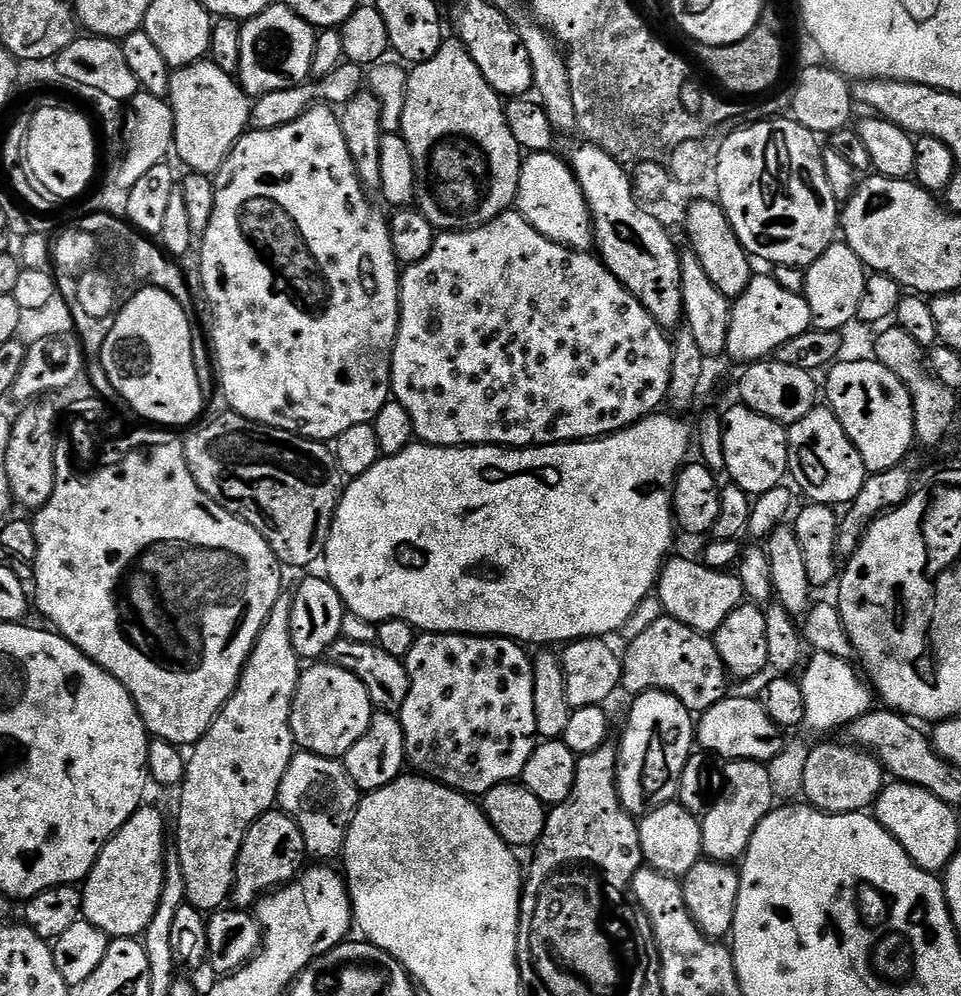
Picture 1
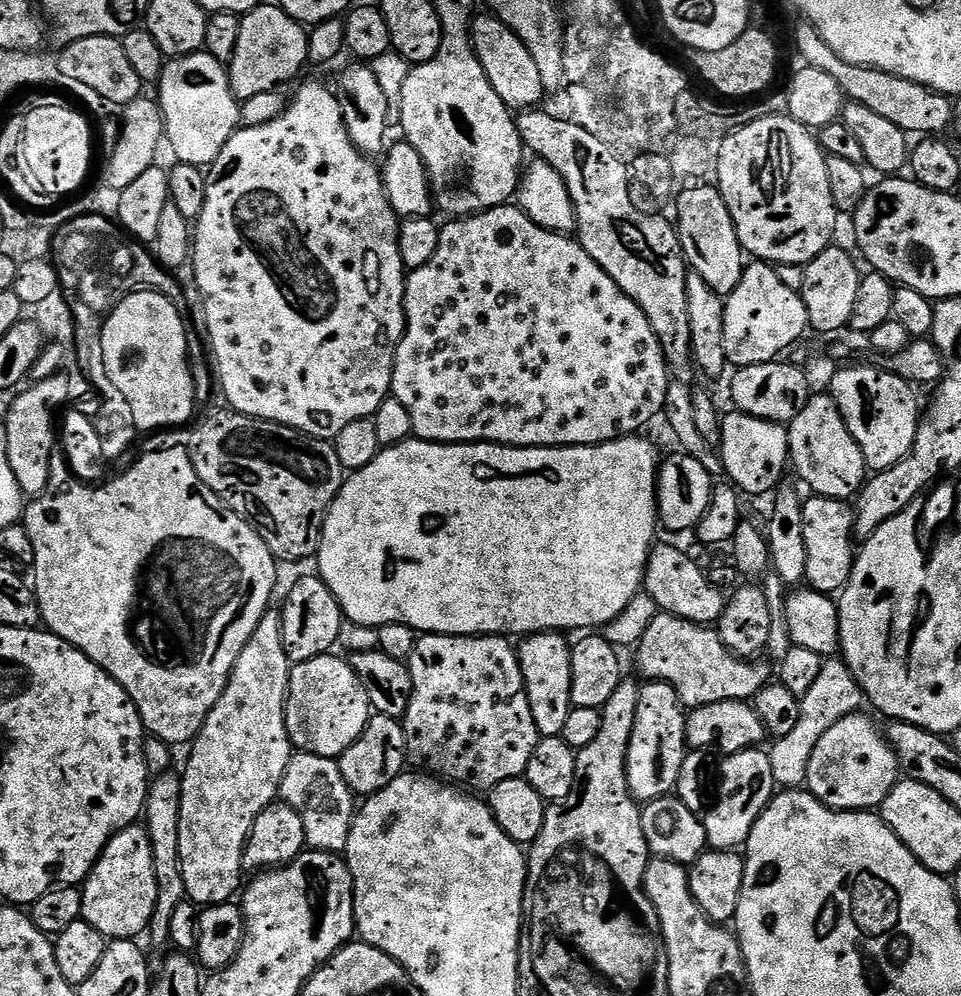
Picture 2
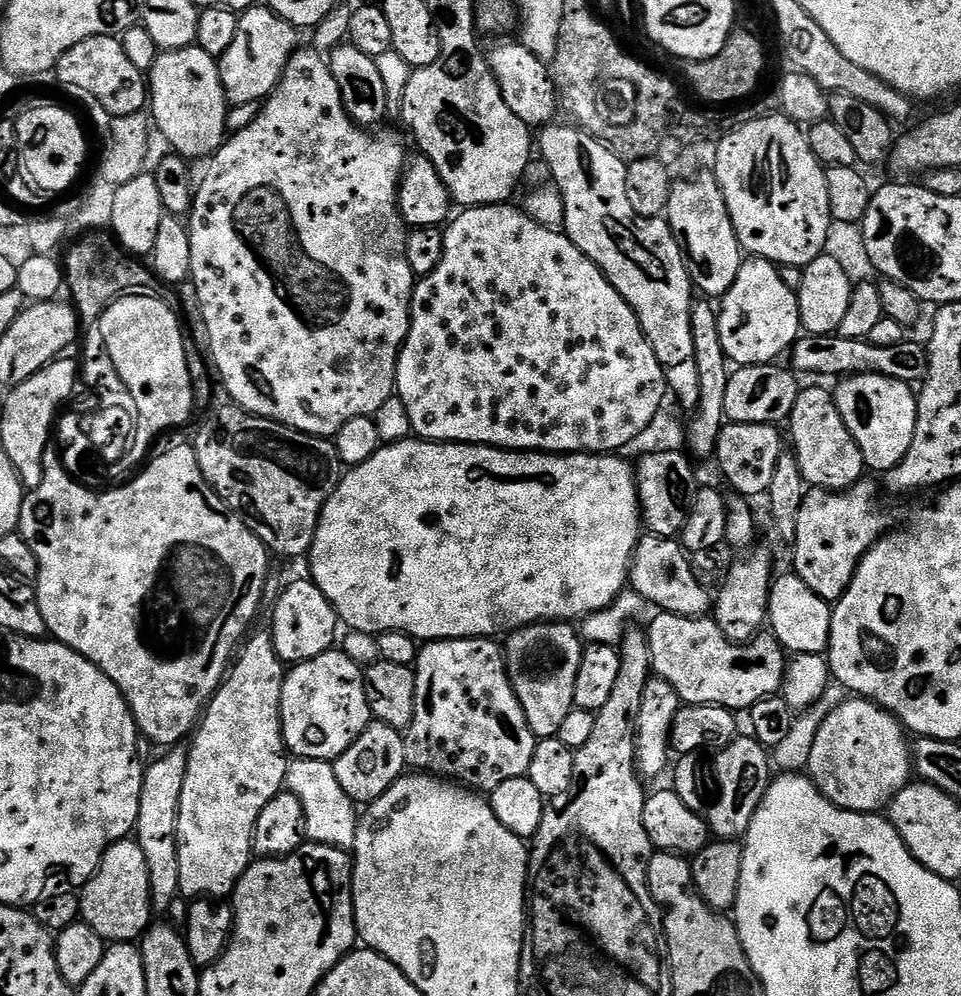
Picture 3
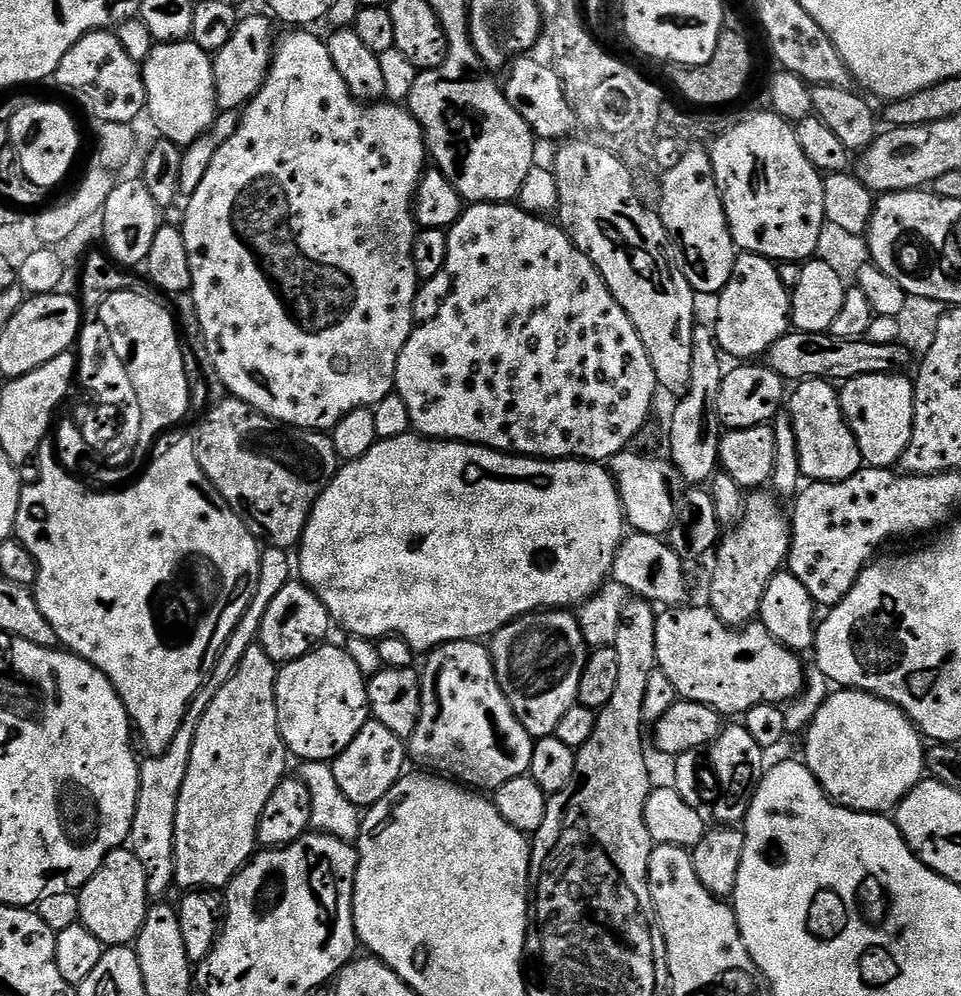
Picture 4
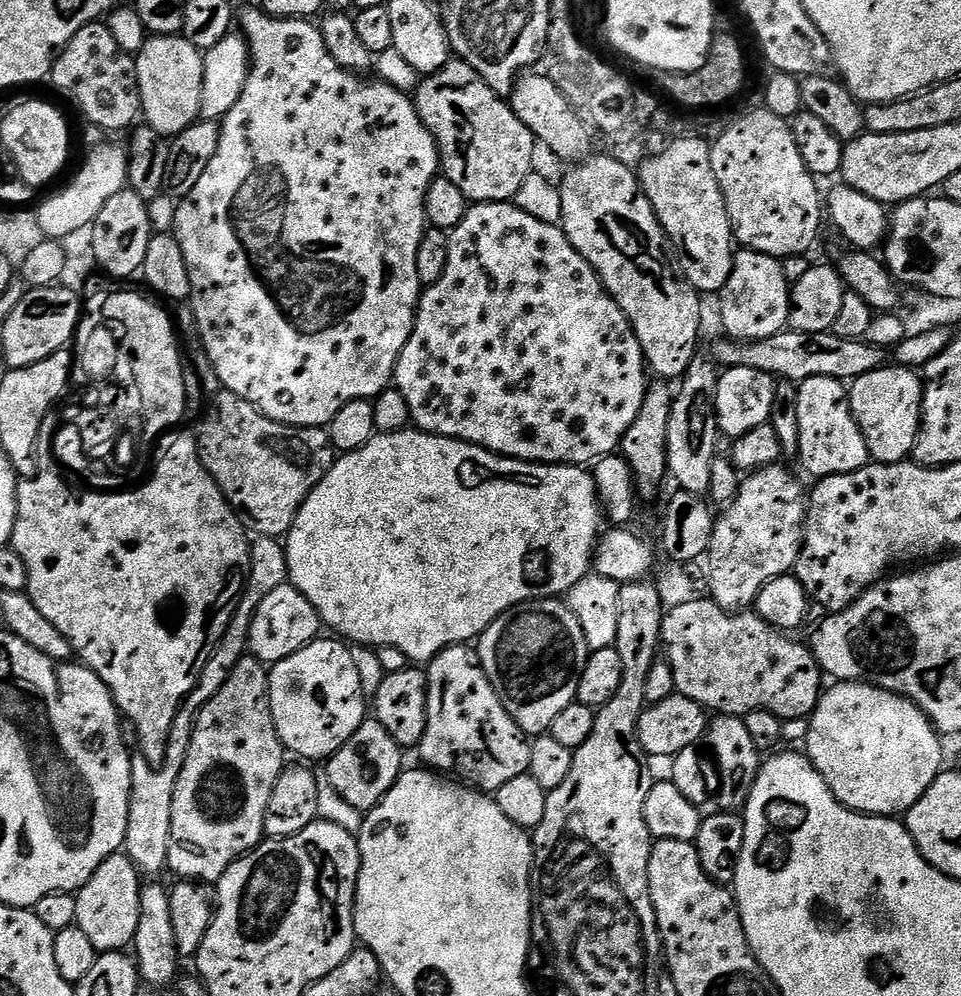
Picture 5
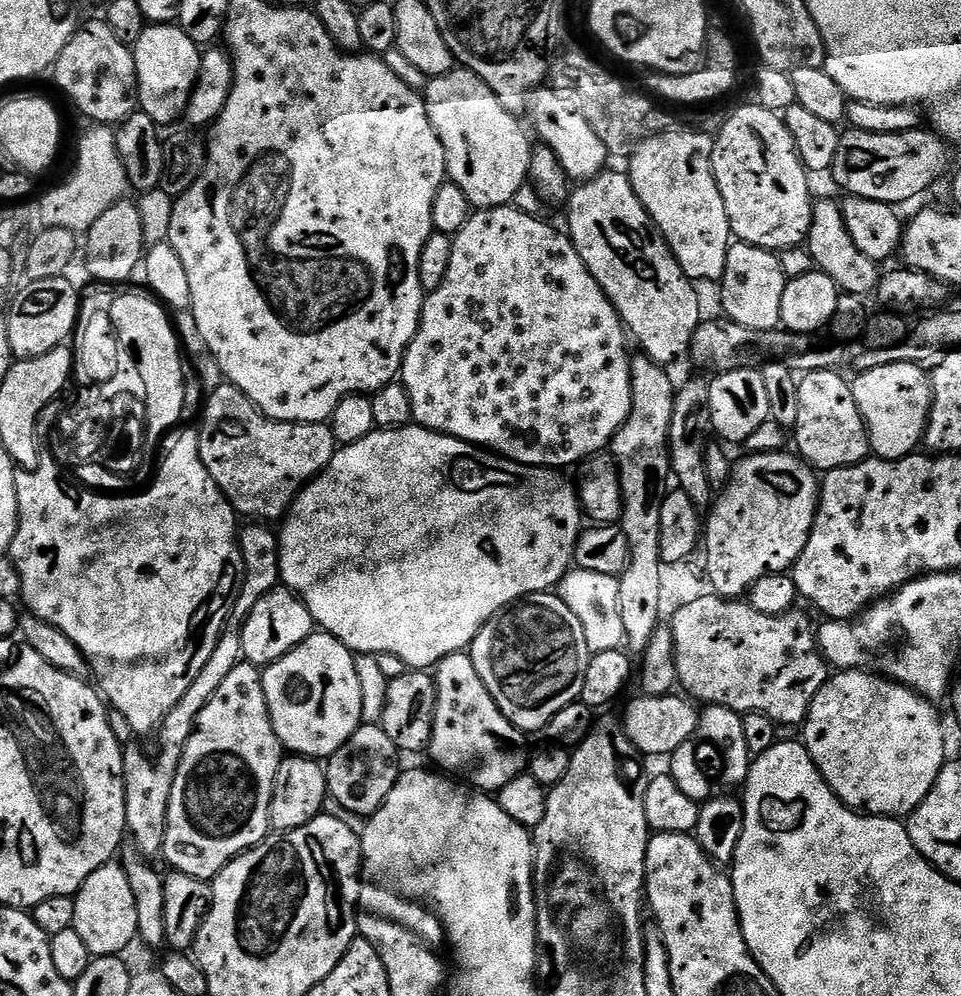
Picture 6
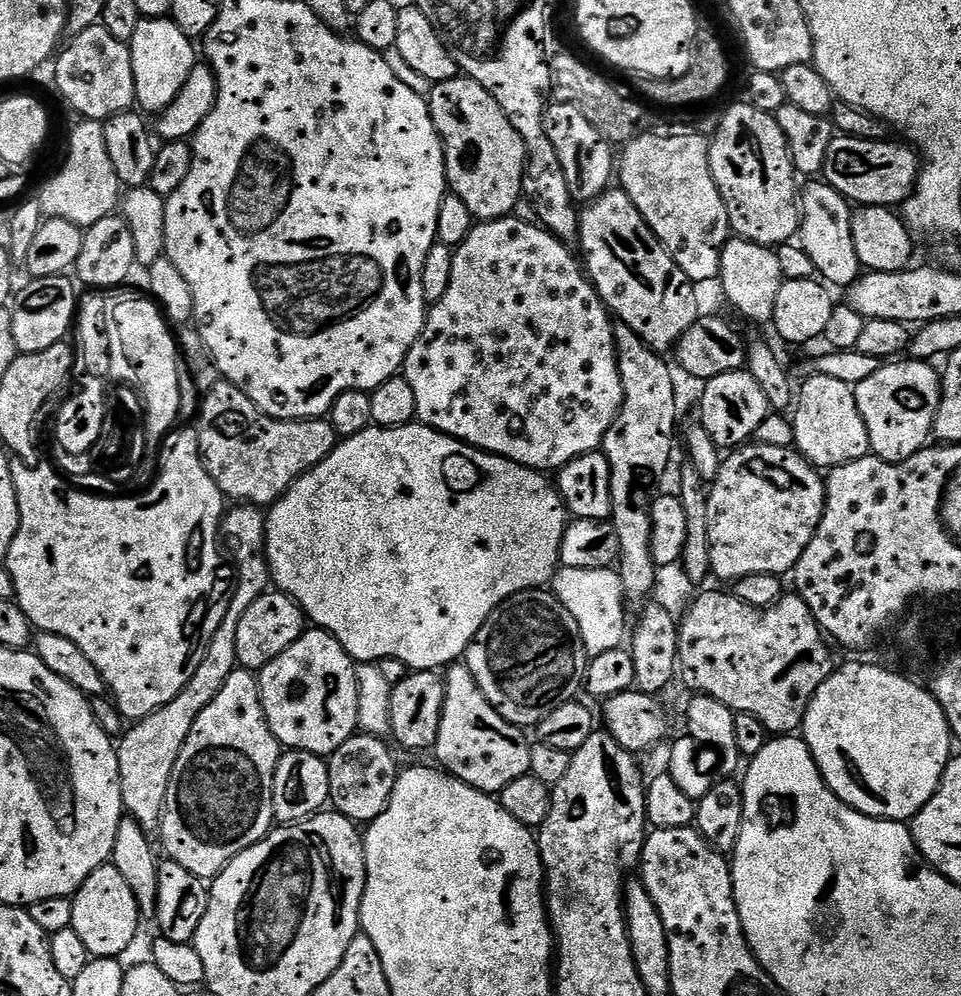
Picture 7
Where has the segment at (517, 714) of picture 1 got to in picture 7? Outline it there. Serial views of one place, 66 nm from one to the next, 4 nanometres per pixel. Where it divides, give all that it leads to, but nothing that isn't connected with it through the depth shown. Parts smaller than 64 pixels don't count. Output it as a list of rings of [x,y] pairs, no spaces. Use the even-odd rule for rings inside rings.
[[[457,662],[447,669],[444,689],[446,698],[434,749],[435,763],[451,776],[489,794],[498,794],[510,786],[514,778],[529,775],[532,744],[524,737],[527,736],[525,729],[506,722],[506,718],[490,706],[467,663]]]

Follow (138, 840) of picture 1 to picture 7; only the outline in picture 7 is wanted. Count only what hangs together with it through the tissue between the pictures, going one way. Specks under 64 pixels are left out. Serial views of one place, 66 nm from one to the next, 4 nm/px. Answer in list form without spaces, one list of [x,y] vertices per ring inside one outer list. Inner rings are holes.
[[[111,862],[104,864],[71,897],[74,906],[72,929],[78,938],[86,945],[89,957],[92,958],[120,958],[123,952],[136,940],[136,931],[140,928],[142,917],[138,910],[138,902],[134,902],[134,893],[130,886],[118,874],[118,870]]]

